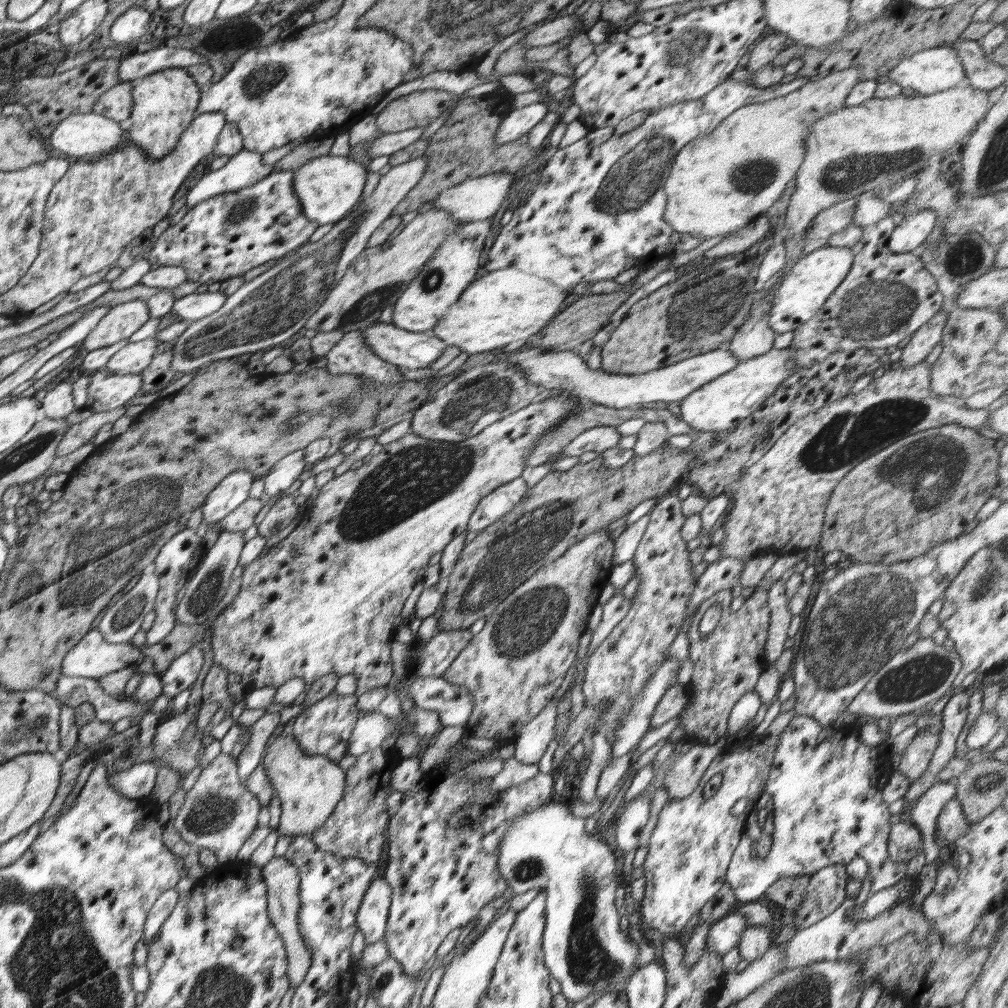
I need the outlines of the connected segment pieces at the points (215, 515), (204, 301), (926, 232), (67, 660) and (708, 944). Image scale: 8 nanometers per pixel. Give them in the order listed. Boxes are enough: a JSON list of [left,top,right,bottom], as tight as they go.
[[202,470,255,526],[171,292,228,322],[888,208,936,254],[62,628,144,678],[705,911,749,955]]

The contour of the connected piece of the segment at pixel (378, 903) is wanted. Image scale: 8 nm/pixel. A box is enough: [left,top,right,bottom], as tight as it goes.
[355,875,391,945]

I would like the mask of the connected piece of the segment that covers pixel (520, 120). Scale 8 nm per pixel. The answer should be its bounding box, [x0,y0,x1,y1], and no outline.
[495,102,555,145]

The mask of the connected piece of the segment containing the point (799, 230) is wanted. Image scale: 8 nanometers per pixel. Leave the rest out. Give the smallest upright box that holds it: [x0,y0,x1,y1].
[727,84,1005,360]

